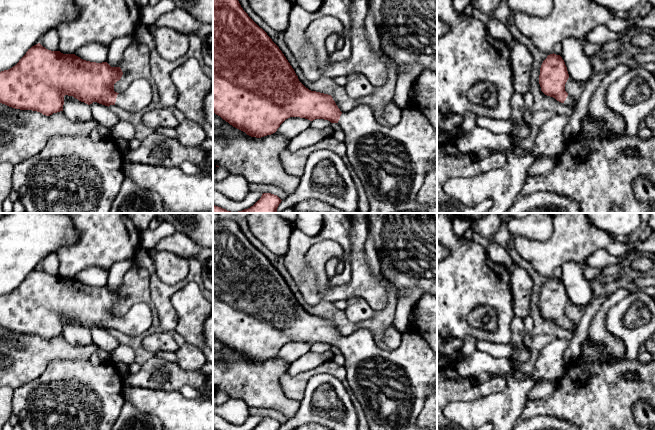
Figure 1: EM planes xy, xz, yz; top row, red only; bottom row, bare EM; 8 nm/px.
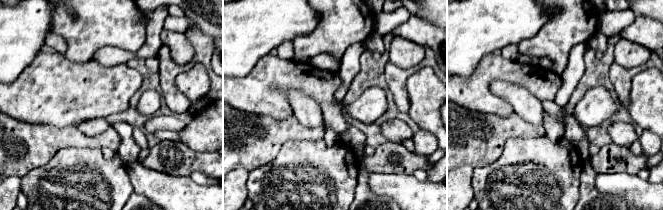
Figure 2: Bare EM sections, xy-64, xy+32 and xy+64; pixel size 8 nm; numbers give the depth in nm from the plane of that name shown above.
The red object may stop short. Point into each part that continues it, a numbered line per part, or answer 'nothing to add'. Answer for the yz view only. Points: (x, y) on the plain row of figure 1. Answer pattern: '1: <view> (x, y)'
1: yz (570, 326)

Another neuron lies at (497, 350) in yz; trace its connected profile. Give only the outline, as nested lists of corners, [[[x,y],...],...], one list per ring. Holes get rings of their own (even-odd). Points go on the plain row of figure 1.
[[[478,341],[476,348],[486,352],[495,358],[509,358],[514,354],[515,346],[512,343],[500,344],[488,341]]]

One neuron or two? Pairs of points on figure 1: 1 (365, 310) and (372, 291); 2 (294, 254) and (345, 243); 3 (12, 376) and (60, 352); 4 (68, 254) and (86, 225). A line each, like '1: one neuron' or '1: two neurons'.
1: two neurons
2: one neuron
3: one neuron
4: one neuron

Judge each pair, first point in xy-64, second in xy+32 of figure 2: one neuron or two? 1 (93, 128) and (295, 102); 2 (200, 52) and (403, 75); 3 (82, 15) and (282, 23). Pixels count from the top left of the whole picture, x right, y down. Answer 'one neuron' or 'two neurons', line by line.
1: one neuron
2: one neuron
3: two neurons

